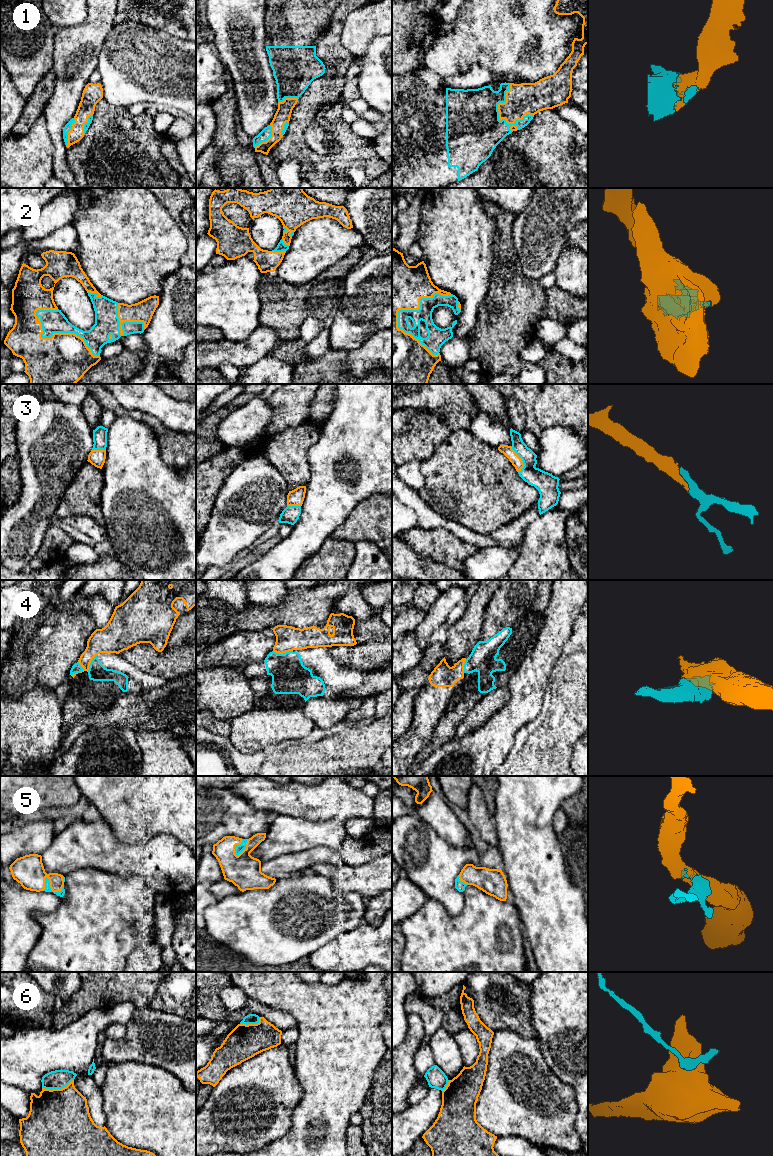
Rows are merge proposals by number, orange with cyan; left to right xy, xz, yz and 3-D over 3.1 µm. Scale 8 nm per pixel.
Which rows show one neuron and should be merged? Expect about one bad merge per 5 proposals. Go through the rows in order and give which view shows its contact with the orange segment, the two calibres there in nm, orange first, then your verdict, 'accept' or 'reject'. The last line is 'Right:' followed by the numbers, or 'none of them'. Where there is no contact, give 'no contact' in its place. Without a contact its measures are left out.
1: contact in yz; calibres 260 and 440 nm; accept
2: contact in xy; calibres 440 and 190 nm; accept
3: contact in yz; calibres 90 and 160 nm; accept
4: contact in xz; calibres 200 and 280 nm; reject
5: contact in xy; calibres 240 and 50 nm; accept
6: contact in xy; calibres 500 and 160 nm; reject
Right: 1, 2, 3, 5

